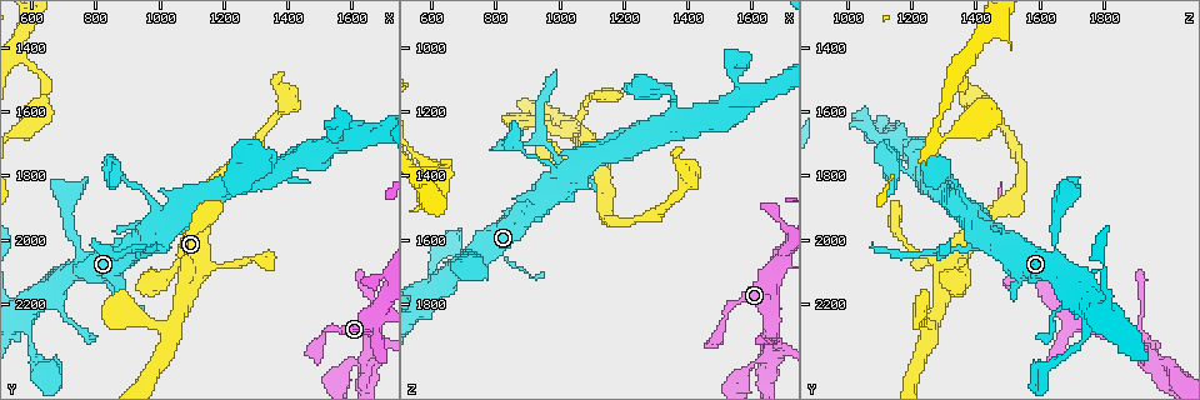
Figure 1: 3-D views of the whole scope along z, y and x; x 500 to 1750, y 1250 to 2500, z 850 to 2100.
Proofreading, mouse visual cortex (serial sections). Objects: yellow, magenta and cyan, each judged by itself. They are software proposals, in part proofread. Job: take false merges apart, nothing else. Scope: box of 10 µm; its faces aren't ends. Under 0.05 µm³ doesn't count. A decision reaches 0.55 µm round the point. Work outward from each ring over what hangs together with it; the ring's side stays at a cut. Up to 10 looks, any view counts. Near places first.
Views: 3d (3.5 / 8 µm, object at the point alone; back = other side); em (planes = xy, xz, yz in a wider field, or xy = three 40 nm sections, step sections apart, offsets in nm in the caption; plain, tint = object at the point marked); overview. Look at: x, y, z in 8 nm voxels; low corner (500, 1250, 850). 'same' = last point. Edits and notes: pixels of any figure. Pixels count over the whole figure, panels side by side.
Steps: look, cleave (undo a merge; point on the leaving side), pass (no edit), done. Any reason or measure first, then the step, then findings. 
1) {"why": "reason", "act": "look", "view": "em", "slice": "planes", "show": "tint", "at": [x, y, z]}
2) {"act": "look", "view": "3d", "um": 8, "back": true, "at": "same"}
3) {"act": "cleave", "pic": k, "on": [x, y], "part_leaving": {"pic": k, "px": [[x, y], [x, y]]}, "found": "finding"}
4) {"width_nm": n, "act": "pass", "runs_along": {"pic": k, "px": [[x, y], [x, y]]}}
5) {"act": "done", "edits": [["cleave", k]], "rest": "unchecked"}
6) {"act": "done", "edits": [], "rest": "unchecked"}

{"act": "look", "view": "3d", "um": 3.5, "at": [950, 2040, 1280]}

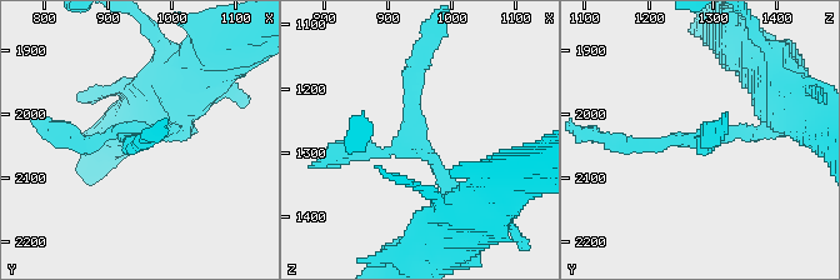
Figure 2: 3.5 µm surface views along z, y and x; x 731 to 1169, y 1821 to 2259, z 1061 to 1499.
{"act": "look", "view": "em", "slice": "xy", "step": 5, "show": "tint", "at": "same"}

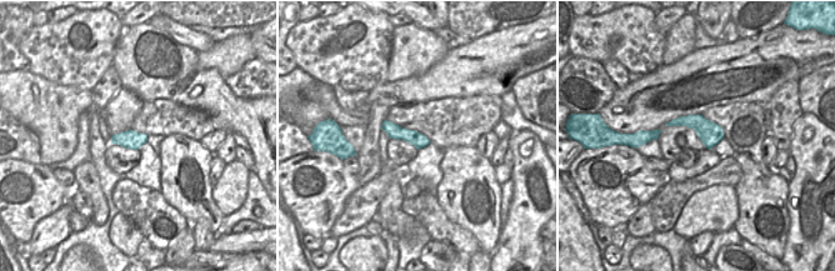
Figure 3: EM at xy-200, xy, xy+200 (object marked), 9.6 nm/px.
{"act": "pass", "runs_along": {"pic": 2, "px": [[464, 205], [414, 135], [414, 61]]}, "found": "continuous, no second cell"}

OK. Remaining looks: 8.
{"why": "small branch off a trunk", "act": "look", "view": "3d", "um": 3.5, "back": true, "at": [1360, 1800, 1210]}

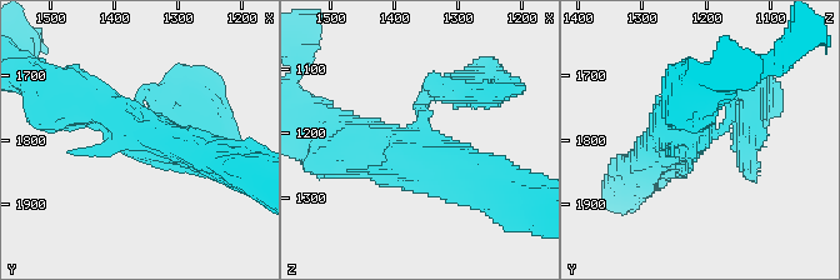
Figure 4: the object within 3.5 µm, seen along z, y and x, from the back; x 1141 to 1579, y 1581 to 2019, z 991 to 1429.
{"act": "look", "view": "em", "slice": "xy", "step": 3, "show": "tint", "at": [1355, 1795, 1200]}

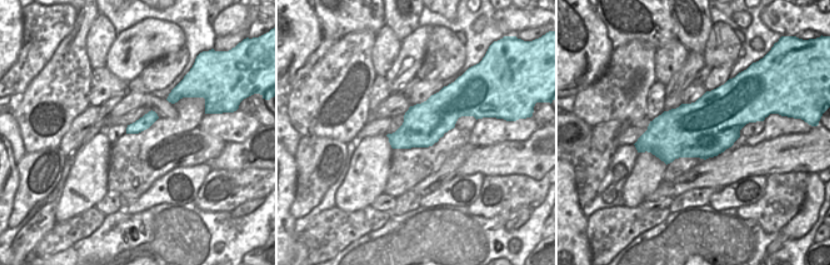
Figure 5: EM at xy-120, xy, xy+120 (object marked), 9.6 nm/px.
{"act": "look", "view": "em", "slice": "xy", "step": 2, "show": "tint", "at": "same"}

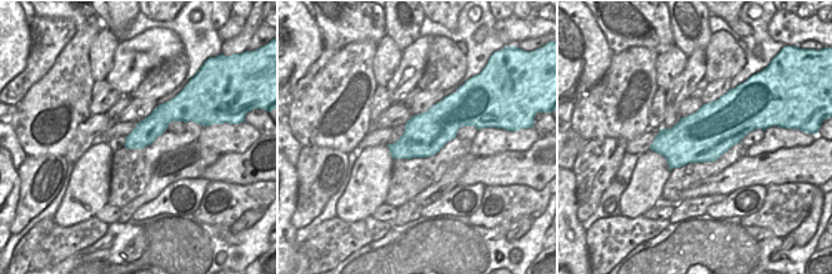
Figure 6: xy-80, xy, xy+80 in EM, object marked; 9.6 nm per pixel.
{"act": "pass", "runs_along": {"pic": 4, "px": [[208, 154], [63, 96]]}, "found": "all the same cell"}

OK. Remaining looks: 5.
{"why": "thick turns thin", "act": "look", "view": "em", "slice": "planes", "show": "tint", "at": [1170, 1820, 1540]}

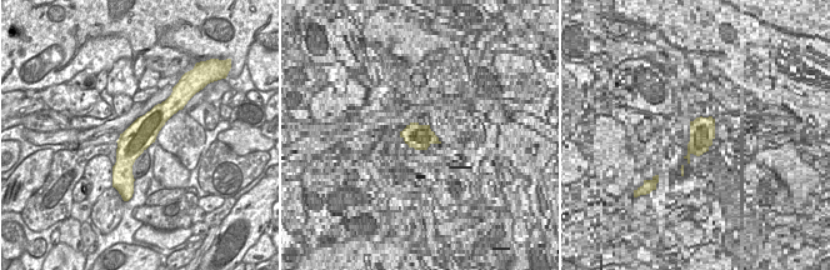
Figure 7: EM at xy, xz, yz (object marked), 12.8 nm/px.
{"act": "look", "view": "3d", "um": 3.5, "at": "same"}

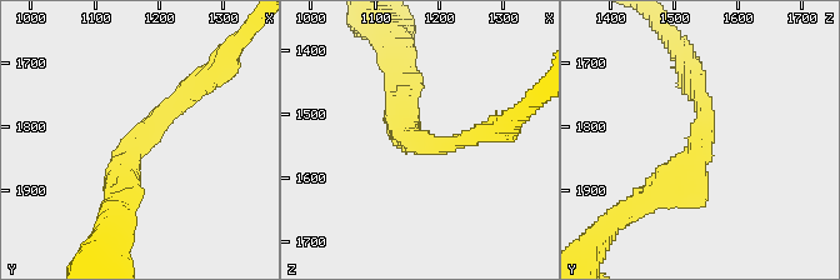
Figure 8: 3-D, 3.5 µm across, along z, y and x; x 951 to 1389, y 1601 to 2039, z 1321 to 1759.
{"width_nm": 360, "act": "pass", "runs_along": {"pic": 8, "px": [[120, 199], [139, 138], [200, 84]]}, "found": "all the same cell"}

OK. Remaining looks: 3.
{"why": "sharp bend", "act": "look", "view": "3d", "um": 8, "at": [580, 2250, 1770]}

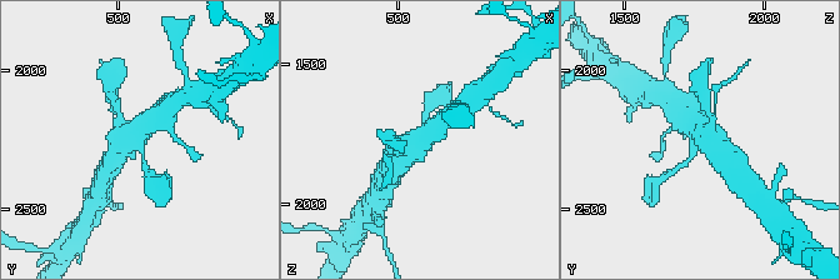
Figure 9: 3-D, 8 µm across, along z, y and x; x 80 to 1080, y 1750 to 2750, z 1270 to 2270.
{"act": "look", "view": "3d", "um": 3.5, "at": "same"}

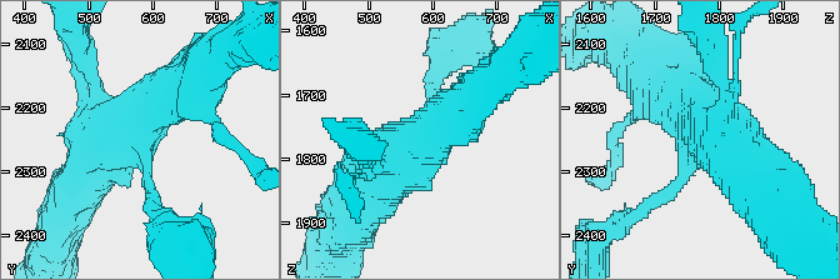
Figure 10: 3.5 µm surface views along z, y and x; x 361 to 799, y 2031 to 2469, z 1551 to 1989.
{"act": "pass", "found": "all the same cell"}

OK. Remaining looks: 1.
{"act": "done", "edits": [], "rest": "unchecked"}

